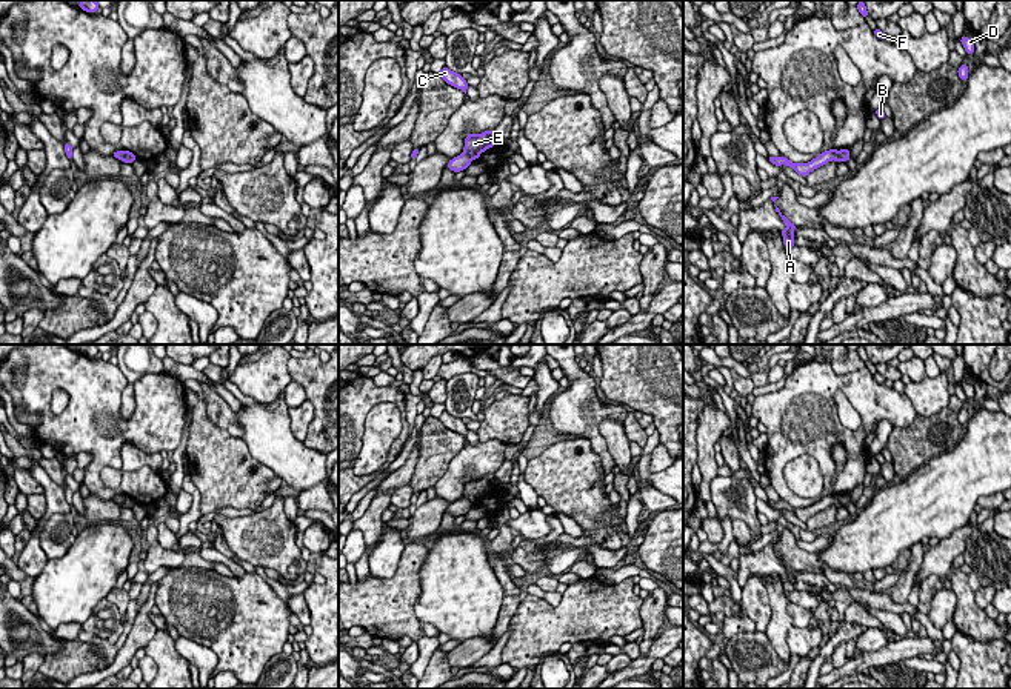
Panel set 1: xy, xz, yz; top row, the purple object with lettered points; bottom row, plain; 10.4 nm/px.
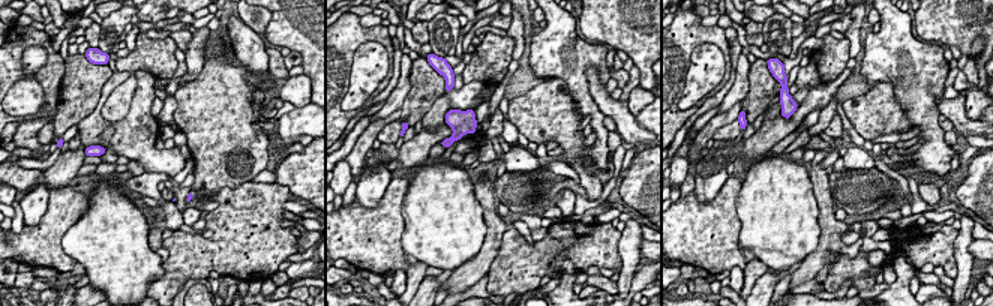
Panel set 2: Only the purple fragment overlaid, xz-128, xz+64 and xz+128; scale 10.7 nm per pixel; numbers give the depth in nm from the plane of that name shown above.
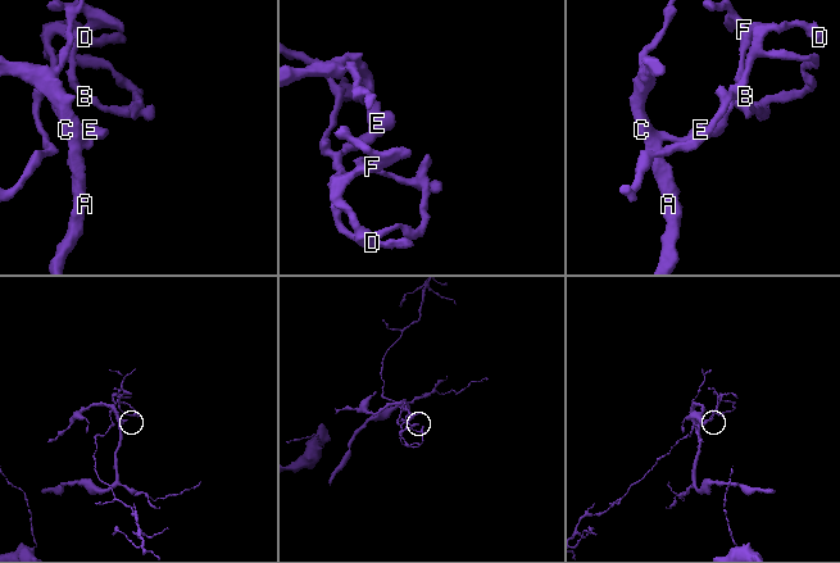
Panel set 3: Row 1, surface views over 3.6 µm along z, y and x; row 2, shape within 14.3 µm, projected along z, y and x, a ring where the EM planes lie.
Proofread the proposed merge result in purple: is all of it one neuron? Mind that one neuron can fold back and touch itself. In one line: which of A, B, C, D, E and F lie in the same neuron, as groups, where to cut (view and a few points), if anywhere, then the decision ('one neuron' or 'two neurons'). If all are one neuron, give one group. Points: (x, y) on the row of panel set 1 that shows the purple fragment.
A C E / B D F | xz (463, 153), (473, 159) | two neurons

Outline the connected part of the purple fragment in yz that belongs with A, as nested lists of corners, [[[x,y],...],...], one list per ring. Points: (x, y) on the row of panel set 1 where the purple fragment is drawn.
[[[776,206],[776,212],[780,215],[780,218],[782,218],[782,221],[786,225],[786,228],[783,229],[783,231],[780,231],[780,234],[783,235],[783,246],[785,248],[792,248],[792,246],[796,246],[796,243],[794,243],[794,237],[796,237],[796,234],[794,234],[794,229],[797,228],[794,223],[791,223],[782,212],[780,212],[780,209]]]

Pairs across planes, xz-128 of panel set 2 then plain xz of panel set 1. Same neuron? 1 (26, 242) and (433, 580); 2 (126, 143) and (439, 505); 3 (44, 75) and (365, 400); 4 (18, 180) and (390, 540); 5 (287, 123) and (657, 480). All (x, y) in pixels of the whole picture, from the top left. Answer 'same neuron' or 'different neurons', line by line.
1: different neurons
2: different neurons
3: same neuron
4: different neurons
5: same neuron

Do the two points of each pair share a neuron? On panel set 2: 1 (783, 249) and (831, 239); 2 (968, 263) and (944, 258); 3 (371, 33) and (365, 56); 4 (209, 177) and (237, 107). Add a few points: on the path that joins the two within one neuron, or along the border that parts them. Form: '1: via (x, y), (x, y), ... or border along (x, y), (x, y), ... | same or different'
1: border along (818, 206), (819, 242), (803, 261) | different
2: border along (957, 231), (954, 240), (954, 279) | different
3: border along (387, 50), (363, 42), (348, 72) | different
4: via (221, 159), (224, 125) | same

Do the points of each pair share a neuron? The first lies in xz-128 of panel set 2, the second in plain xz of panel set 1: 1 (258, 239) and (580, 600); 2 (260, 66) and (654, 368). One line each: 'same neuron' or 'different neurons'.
1: same neuron
2: different neurons

